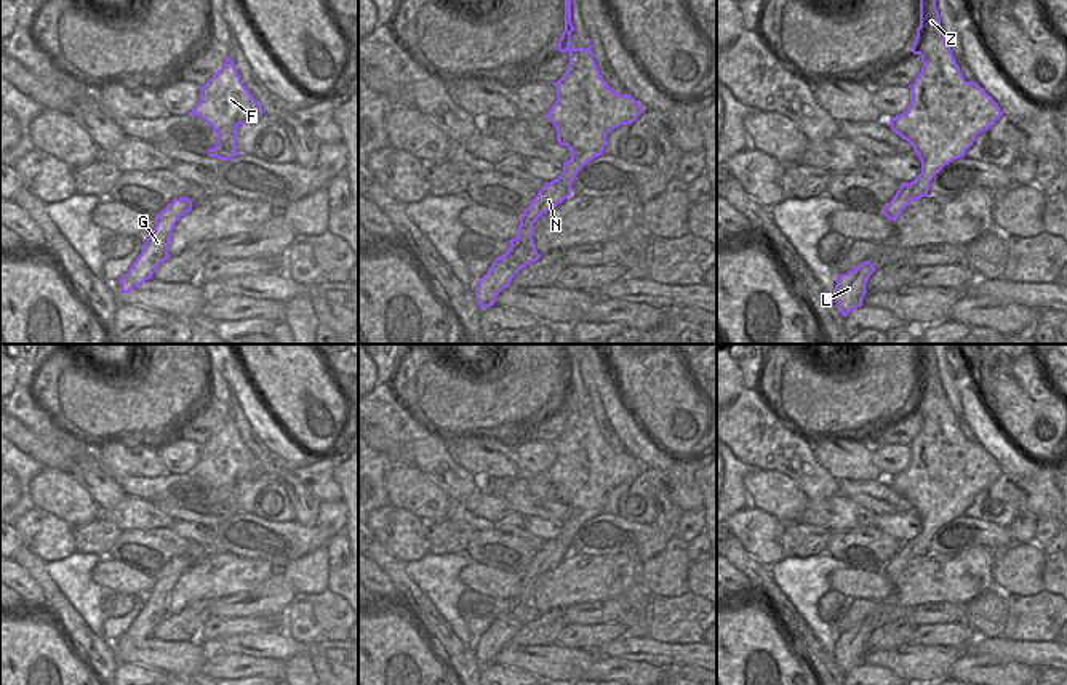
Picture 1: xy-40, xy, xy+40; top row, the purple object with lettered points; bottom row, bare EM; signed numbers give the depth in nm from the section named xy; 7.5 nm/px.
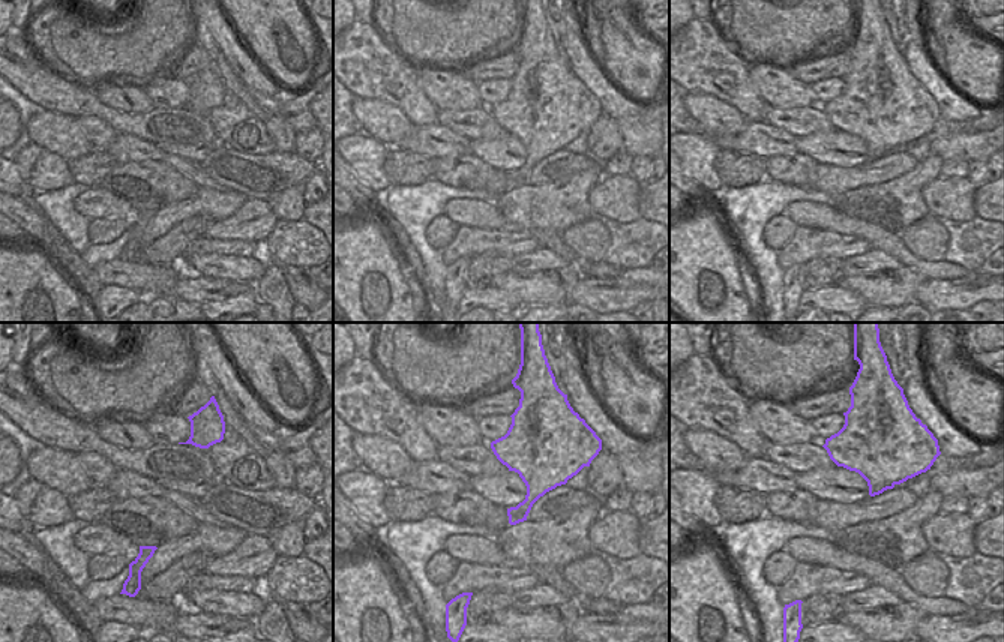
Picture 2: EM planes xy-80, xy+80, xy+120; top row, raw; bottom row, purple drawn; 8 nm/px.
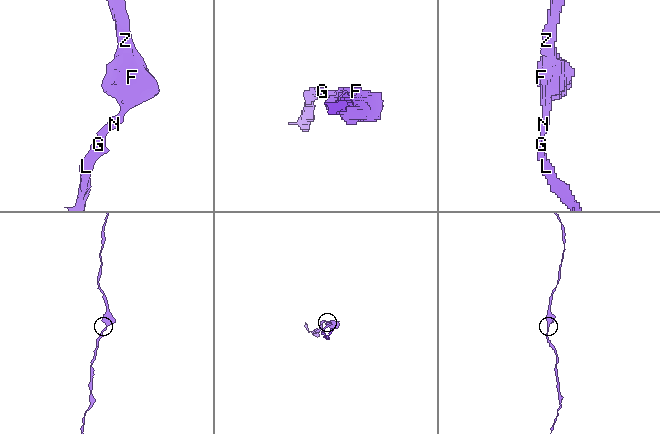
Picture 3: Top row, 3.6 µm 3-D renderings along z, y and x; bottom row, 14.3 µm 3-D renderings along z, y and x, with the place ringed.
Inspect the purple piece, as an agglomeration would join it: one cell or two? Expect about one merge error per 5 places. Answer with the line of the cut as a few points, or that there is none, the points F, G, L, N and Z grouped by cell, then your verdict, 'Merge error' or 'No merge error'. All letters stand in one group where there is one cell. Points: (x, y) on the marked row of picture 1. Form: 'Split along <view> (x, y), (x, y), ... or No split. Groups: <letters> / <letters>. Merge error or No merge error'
No split. Groups: F G L N Z. No merge error.

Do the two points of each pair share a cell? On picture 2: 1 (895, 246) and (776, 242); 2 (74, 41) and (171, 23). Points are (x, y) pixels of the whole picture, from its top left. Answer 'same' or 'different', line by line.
1: different
2: same

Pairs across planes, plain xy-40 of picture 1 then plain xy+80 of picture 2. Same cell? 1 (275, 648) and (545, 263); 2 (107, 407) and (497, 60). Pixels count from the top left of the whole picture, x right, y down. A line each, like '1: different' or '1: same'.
1: different
2: different

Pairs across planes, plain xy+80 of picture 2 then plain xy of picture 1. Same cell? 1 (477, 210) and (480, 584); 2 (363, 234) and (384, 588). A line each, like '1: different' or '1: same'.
1: same
2: different

